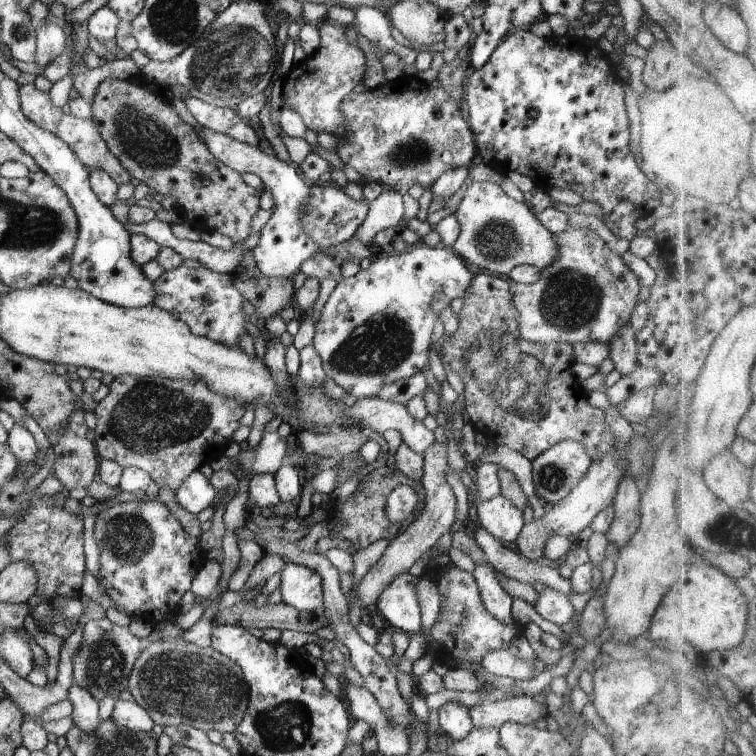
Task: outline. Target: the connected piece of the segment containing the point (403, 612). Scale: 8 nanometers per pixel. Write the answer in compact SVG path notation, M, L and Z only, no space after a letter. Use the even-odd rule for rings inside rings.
M404 573L380 594L374 607L380 625L414 635L422 632L421 613L415 594L418 577Z

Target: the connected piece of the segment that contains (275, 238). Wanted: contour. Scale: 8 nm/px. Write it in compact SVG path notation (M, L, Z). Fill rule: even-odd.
M207 129L202 132L197 131L197 133L217 160L240 175L251 173L258 176L265 189L270 190L274 197L274 206L271 208L272 217L259 231L260 242L250 251L253 254L255 266L265 278L292 279L299 273L304 262L310 261L310 258L316 257L318 254L324 254L338 262L344 262L351 259L362 261L364 258L373 258L379 253L373 248L373 244L365 244L355 237L340 242L338 245L323 247L304 231L302 218L306 215L307 201L310 199L310 190L314 182L306 179L303 175L299 176L294 166L283 162L274 154L266 154L260 150L259 146L237 142L224 134Z

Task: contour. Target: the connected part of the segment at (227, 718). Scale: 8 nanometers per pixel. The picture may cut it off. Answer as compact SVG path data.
M182 638L153 641L148 648L144 648L130 672L127 690L132 693L133 700L148 712L155 724L172 727L187 723L204 733L210 730L222 734L234 733L249 706L249 685L238 664L211 647L198 647L193 643L186 643Z

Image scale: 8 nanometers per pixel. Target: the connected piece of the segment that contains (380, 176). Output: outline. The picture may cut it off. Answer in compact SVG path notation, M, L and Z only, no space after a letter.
M403 74L397 80L387 81L384 86L374 90L366 89L360 94L350 92L342 102L341 110L347 119L347 132L342 137L336 137L335 152L344 165L356 170L370 183L389 189L413 187L415 184L430 189L444 172L461 167L468 169L478 161L474 134L466 120L463 105L450 97L442 86L430 88L430 84L418 77Z

